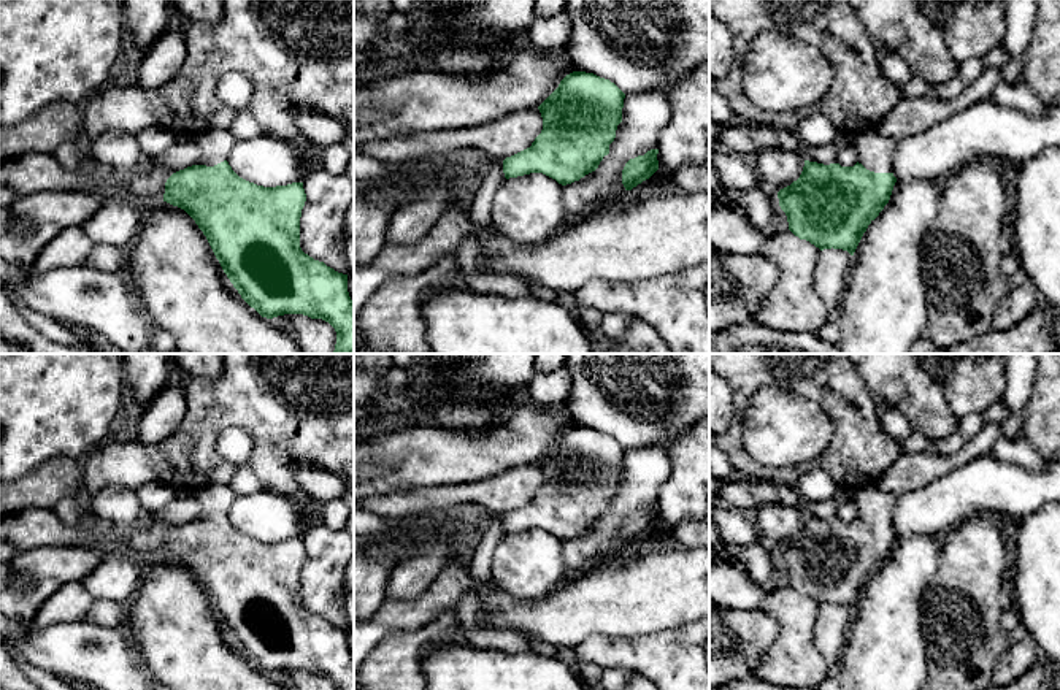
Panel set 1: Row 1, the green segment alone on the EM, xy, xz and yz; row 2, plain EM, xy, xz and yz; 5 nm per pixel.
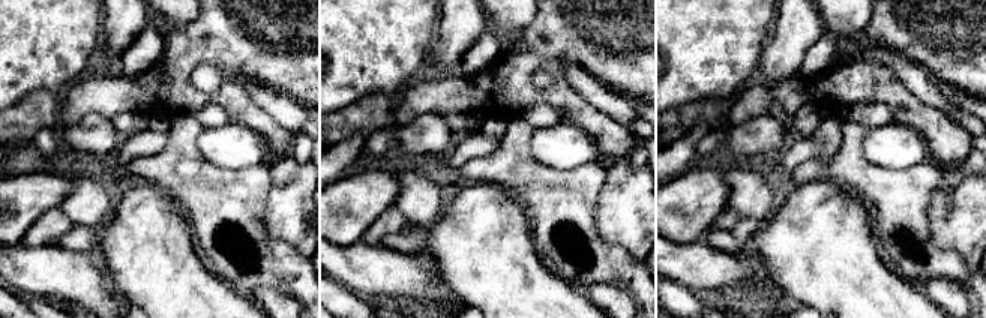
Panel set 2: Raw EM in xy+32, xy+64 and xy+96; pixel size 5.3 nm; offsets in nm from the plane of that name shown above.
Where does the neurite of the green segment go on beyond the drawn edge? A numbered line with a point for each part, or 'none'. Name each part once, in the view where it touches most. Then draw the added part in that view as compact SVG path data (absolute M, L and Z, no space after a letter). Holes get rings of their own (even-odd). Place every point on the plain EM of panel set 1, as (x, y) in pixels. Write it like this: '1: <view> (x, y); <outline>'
1: yz (875, 506); M874 484L846 490L849 501L858 509L858 519L874 528L892 528L892 508L898 498L897 493L887 493Z

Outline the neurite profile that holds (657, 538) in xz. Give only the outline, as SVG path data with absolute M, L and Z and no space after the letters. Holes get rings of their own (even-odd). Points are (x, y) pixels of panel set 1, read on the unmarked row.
M659 523L649 535L628 546L628 550L636 552L652 547L668 547L665 528L666 525Z

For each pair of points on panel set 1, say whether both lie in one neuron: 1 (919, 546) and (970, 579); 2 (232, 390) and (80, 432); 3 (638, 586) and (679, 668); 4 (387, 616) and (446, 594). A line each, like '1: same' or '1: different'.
1: different
2: different
3: different
4: same

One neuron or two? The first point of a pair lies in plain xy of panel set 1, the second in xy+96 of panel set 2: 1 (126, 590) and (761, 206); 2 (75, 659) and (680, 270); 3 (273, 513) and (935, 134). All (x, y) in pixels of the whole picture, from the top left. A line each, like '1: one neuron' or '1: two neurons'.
1: one neuron
2: one neuron
3: two neurons

